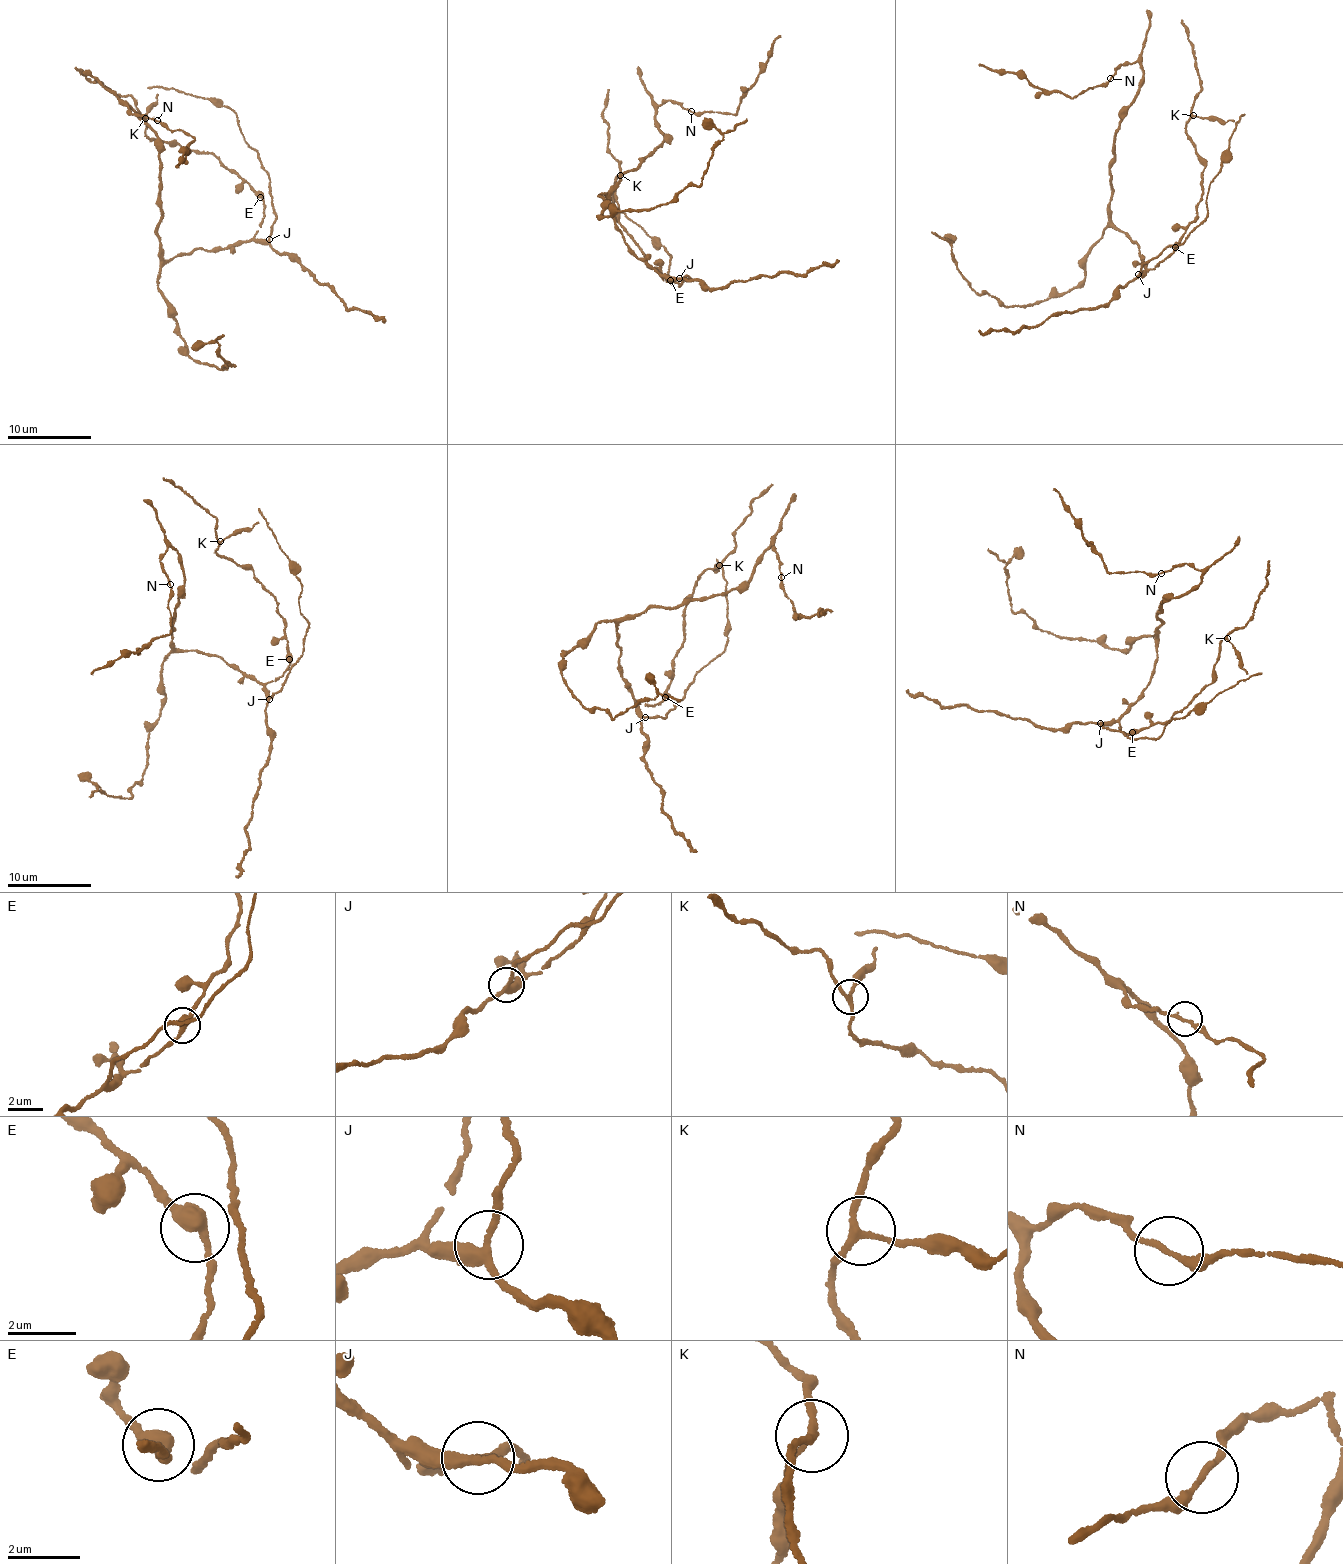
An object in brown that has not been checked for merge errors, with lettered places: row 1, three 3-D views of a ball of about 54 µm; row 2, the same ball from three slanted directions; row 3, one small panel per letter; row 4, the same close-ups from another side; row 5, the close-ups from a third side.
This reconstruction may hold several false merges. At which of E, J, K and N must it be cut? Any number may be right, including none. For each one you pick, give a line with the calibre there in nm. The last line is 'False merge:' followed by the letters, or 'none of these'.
False merge: none of these

